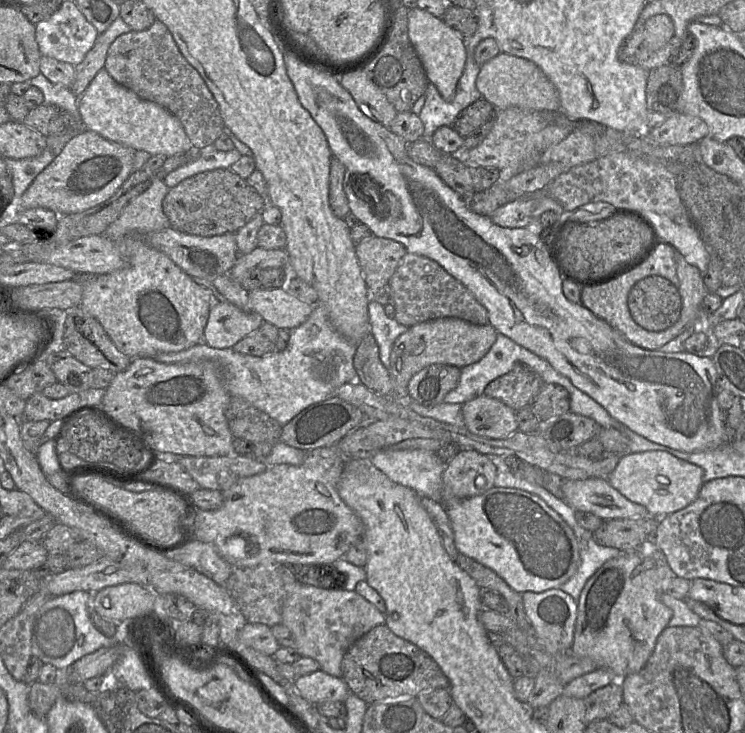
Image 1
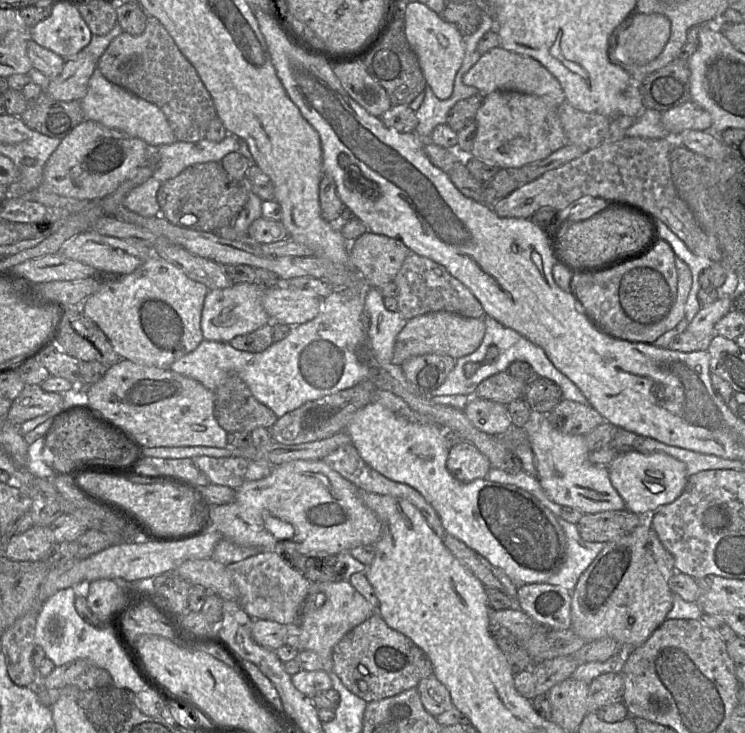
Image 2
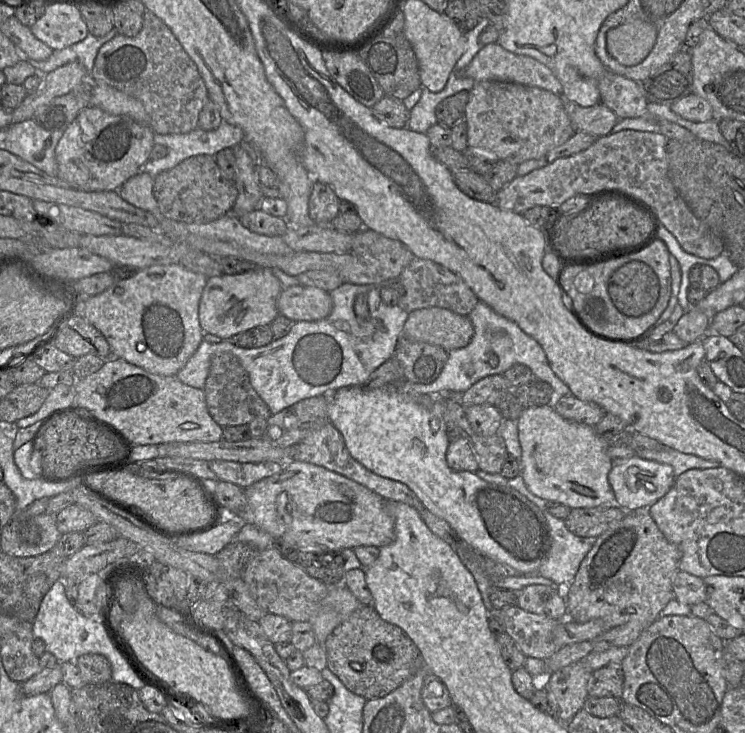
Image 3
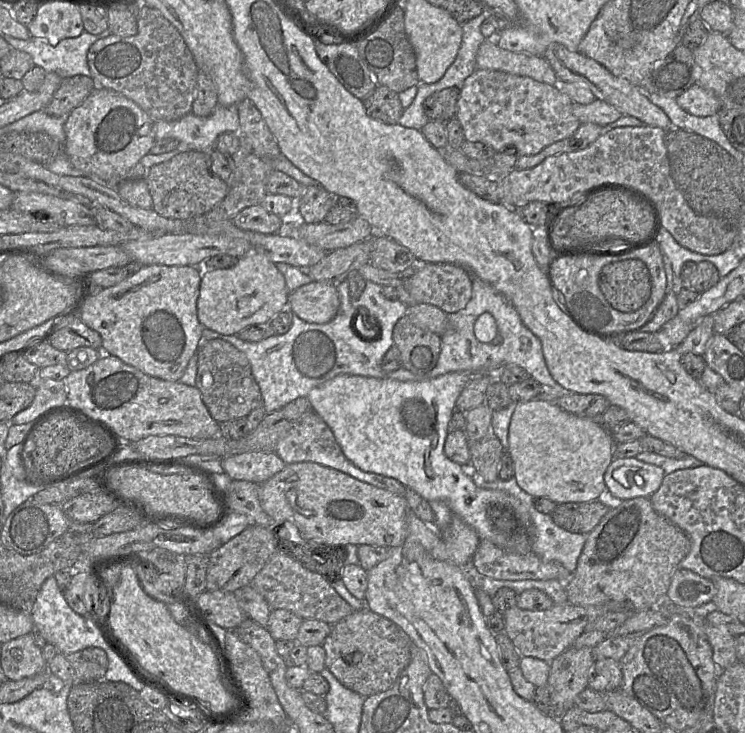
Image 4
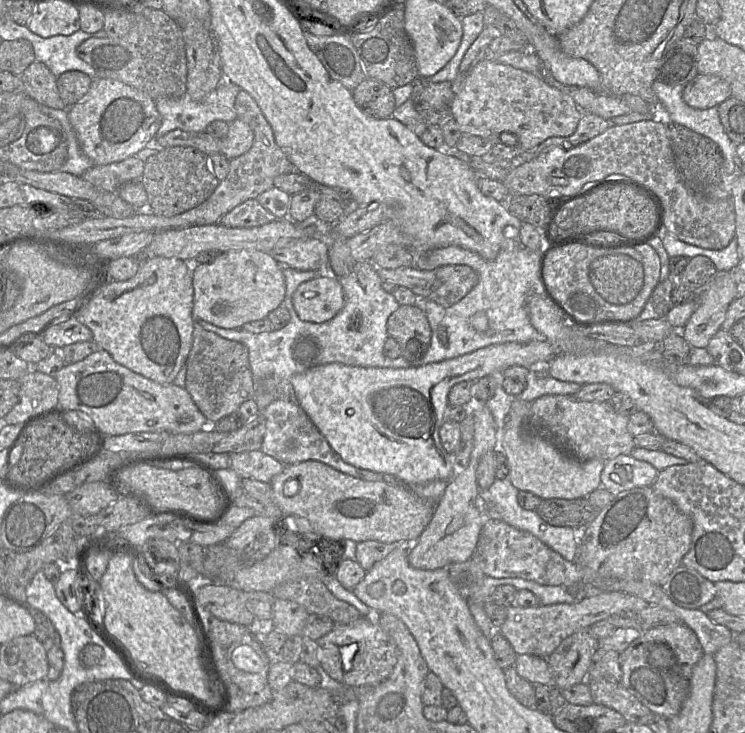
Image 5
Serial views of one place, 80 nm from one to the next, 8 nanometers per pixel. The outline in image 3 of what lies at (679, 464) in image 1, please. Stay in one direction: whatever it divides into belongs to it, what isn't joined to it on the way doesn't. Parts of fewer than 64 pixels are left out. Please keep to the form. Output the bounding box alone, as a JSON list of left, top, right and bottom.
[608,453,675,512]

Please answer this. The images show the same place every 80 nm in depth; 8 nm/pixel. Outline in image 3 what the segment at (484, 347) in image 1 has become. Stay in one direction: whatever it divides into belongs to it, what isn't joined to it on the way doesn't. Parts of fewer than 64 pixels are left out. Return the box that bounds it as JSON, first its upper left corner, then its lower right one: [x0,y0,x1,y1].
[402,307,474,352]

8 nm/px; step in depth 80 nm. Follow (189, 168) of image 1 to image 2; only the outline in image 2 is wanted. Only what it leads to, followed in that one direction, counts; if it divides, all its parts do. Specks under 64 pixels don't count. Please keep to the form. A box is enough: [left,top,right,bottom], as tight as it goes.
[152,131,255,183]

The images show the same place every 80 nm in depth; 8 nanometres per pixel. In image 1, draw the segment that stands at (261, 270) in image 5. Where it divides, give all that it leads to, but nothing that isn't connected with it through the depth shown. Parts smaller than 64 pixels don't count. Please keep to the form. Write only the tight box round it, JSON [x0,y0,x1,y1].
[203,297,263,349]

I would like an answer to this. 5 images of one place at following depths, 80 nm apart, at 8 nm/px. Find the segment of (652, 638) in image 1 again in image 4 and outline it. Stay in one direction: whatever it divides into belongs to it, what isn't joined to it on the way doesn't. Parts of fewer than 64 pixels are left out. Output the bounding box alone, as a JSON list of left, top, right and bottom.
[565,497,691,617]

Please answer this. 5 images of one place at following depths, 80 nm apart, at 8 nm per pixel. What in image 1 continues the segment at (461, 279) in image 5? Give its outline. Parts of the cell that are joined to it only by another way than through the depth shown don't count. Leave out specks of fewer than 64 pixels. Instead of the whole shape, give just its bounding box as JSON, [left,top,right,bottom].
[387,253,489,327]

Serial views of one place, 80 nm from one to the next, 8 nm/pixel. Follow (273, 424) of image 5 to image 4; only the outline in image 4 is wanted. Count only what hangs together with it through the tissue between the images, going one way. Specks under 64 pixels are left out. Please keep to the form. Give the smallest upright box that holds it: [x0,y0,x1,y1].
[275,411,406,496]

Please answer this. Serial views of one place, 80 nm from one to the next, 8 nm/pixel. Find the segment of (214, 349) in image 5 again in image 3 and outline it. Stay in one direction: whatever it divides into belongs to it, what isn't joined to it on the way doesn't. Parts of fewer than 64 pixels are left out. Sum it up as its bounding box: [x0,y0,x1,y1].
[203,353,272,427]

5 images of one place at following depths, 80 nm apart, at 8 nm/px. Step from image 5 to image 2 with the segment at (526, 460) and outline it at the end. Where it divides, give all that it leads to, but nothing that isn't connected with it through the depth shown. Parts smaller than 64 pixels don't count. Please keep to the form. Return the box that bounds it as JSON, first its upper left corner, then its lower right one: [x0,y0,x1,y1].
[524,411,626,513]

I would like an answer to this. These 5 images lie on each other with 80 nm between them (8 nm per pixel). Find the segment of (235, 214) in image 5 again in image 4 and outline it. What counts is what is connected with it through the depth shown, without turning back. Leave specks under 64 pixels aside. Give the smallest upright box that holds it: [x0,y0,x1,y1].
[233,205,284,235]

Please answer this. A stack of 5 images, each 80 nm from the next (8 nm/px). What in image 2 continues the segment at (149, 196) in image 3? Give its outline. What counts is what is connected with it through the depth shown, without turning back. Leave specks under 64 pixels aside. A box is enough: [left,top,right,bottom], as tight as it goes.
[123,177,161,217]

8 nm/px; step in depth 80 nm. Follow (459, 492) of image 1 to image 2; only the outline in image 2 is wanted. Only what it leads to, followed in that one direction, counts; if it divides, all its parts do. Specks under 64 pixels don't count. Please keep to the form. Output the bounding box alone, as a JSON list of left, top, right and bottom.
[446,440,491,483]

